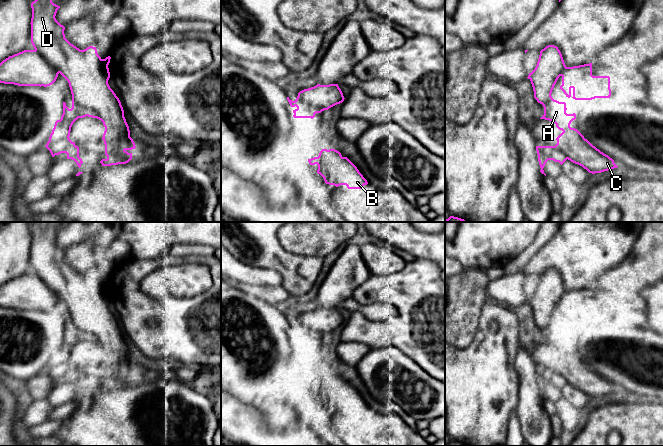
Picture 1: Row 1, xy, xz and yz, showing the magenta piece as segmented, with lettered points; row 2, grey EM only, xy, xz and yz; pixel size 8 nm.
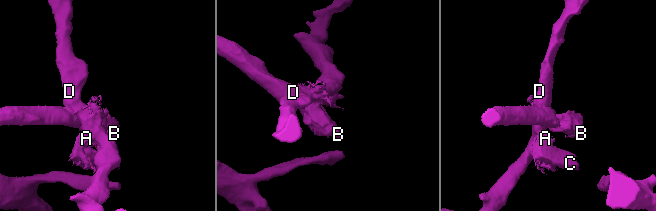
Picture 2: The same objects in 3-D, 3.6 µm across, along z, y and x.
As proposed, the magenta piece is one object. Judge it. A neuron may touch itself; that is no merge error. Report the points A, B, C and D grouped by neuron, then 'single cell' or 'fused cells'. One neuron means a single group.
groups A B C / D; fused cells

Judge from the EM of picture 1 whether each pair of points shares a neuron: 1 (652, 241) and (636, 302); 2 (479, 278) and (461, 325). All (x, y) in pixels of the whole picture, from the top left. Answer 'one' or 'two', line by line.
1: one
2: one

